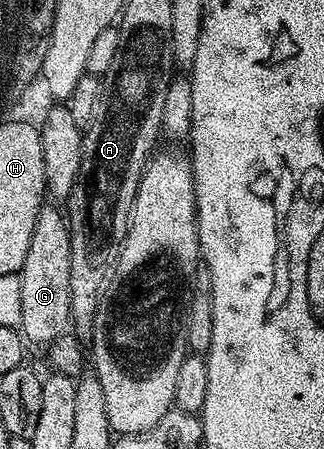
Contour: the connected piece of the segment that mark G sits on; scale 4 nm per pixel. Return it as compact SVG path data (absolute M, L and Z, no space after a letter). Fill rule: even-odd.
M45 204L42 205L41 210L39 212L39 216L36 217L35 229L31 234L31 241L28 244L27 248L27 257L24 260L23 268L19 271L21 276L20 282L20 330L25 340L28 343L35 344L44 344L44 346L50 345L56 339L60 338L60 336L68 331L68 328L71 324L71 316L70 316L70 234L69 234L69 226L68 219L53 206L49 206L53 204Z

